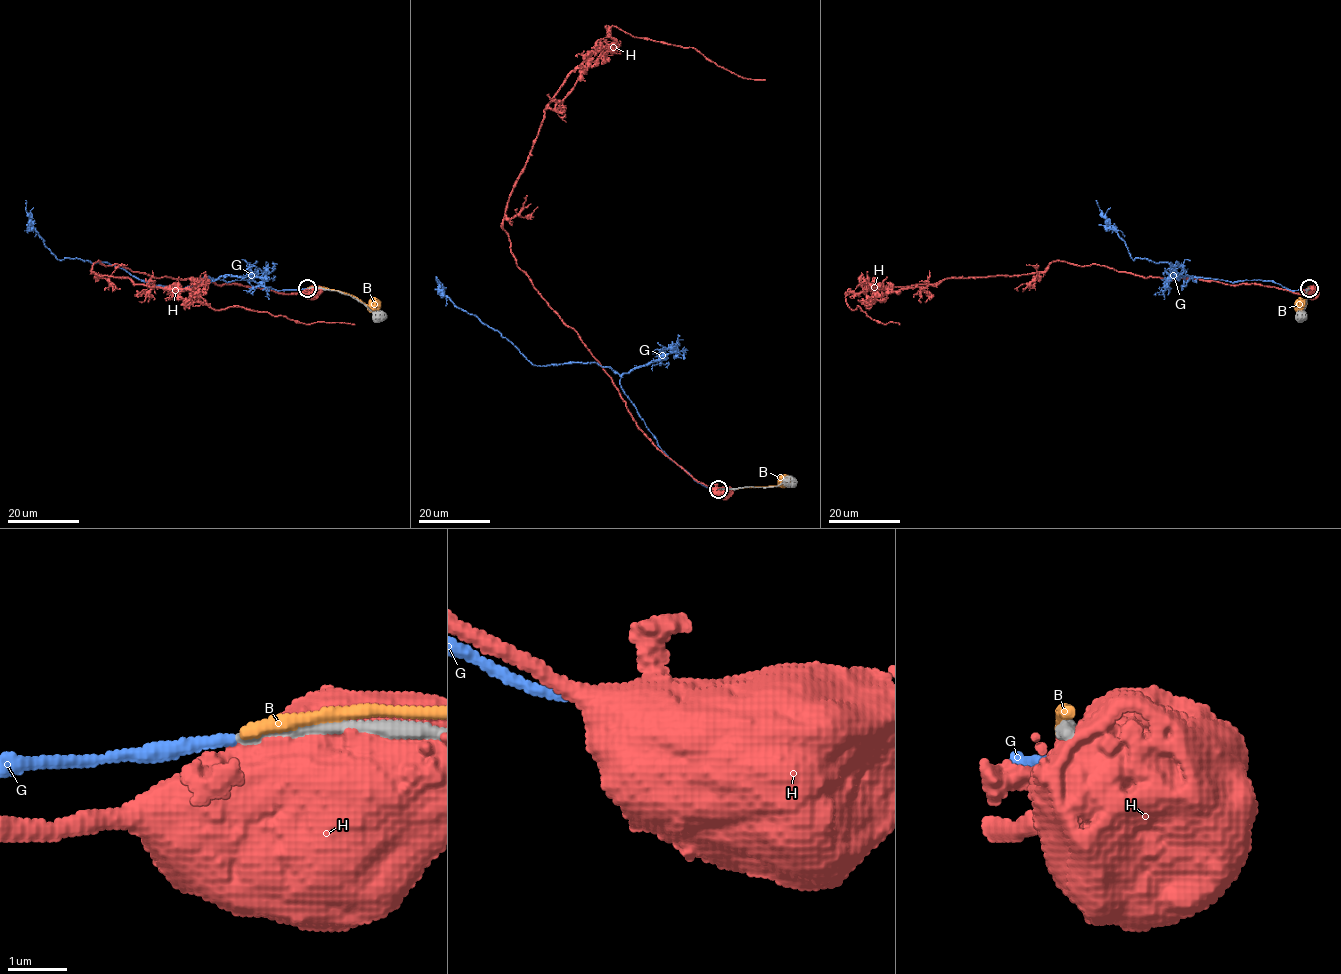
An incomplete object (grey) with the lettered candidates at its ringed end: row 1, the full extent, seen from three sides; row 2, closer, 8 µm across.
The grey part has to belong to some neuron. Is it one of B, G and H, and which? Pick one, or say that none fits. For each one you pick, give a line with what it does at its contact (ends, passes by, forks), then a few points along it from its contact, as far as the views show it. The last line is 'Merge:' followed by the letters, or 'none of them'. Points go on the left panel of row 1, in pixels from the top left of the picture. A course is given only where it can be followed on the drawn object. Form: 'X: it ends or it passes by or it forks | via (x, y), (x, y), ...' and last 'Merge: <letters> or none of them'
G: it ends | via (307, 288), (274, 290), (245, 280), (203, 277), (171, 289), (107, 262), (59, 260), (34, 228), (25, 200)
Merge: G

